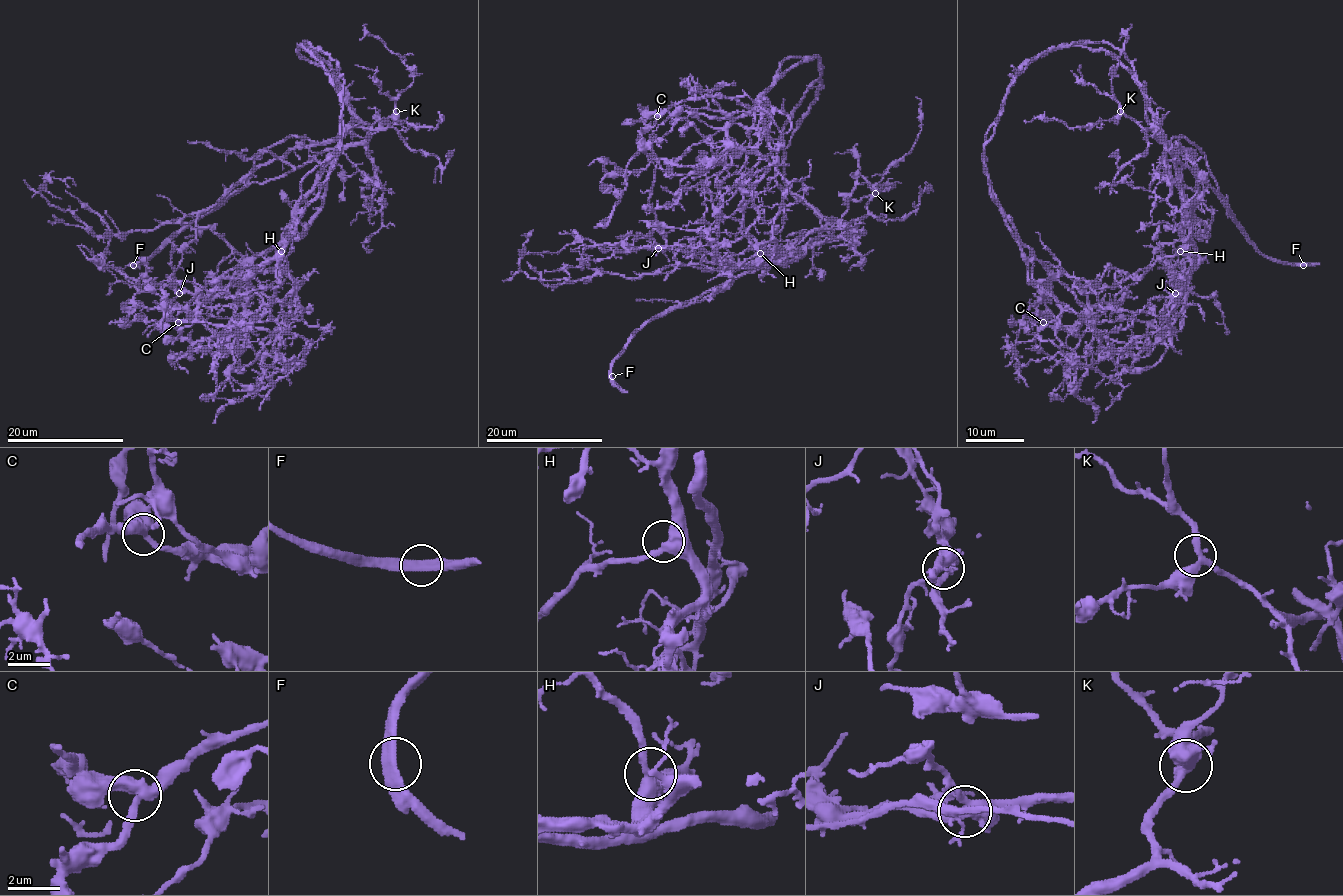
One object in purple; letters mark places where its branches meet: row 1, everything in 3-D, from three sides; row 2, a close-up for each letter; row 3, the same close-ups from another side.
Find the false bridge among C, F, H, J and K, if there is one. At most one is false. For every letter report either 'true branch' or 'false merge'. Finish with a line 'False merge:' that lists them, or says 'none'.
C: true branch
F: false merge
H: true branch
J: true branch
K: true branch
False merge: F

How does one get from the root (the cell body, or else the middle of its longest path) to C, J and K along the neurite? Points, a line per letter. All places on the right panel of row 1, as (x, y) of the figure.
C: (1162, 357), (1152, 366), (1120, 366), (1078, 314), (1044, 293), (1024, 314), (1022, 325), (1043, 322)
J: (1162, 357), (1167, 347), (1165, 328), (1184, 304), (1185, 285), (1175, 293)
K: (1162, 357), (1165, 328), (1188, 290), (1190, 256), (1181, 234), (1184, 191), (1159, 132), (1120, 111)

